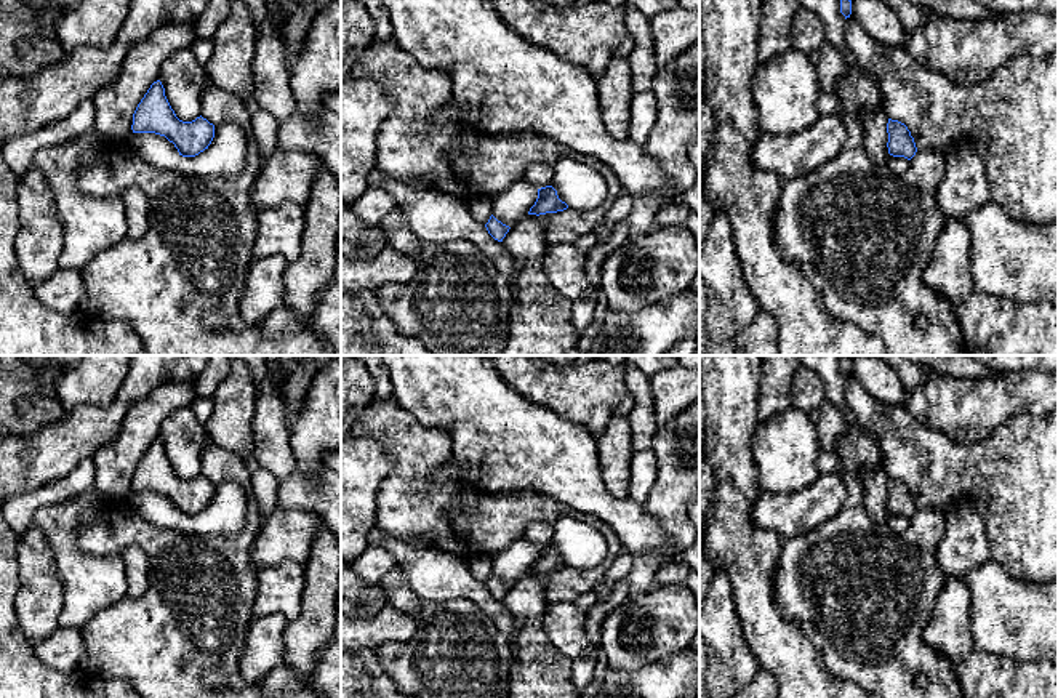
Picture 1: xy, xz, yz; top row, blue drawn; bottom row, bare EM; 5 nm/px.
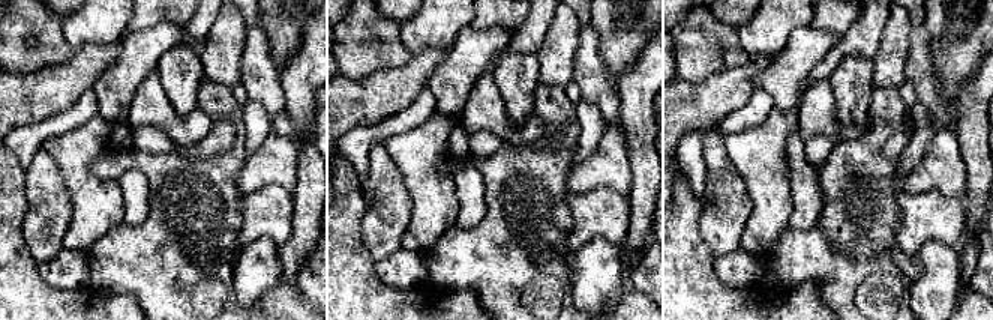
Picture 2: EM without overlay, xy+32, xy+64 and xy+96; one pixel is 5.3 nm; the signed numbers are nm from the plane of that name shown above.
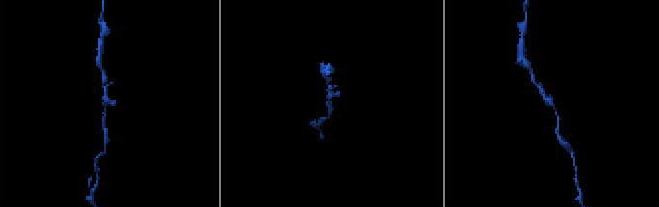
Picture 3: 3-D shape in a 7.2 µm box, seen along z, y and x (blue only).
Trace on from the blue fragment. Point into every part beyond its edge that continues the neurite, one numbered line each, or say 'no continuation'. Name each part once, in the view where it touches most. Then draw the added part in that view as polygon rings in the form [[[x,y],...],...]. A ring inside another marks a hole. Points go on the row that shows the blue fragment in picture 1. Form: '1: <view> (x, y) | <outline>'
no continuation

